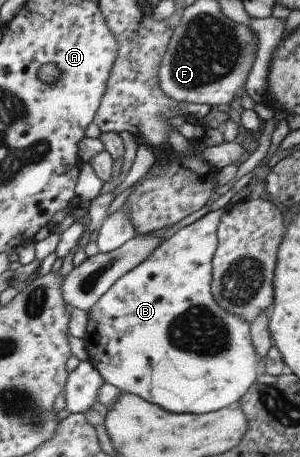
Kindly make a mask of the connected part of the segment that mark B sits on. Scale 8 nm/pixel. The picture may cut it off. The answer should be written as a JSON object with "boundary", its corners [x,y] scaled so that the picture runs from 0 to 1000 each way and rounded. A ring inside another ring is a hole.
{"boundary":[[[763,446],[733,453],[723,460],[697,462],[673,475],[593,501],[560,523],[537,527],[500,554],[490,565],[480,565],[450,586],[427,591],[407,600],[377,621],[320,656],[320,663],[290,683],[287,720],[273,742],[283,766],[293,779],[293,792],[310,799],[310,805],[327,814],[327,821],[350,838],[373,840],[383,849],[407,853],[410,860],[447,862],[463,871],[517,884],[537,895],[577,904],[633,904],[680,906],[713,902],[737,893],[780,888],[793,882],[803,867],[827,856],[827,849],[857,827],[857,796],[880,792],[877,779],[860,779],[847,772],[847,761],[837,753],[833,709],[827,700],[800,696],[787,687],[750,683],[710,656],[700,641],[700,613],[707,597],[703,567],[723,538],[720,499],[737,468],[763,455]]]}

